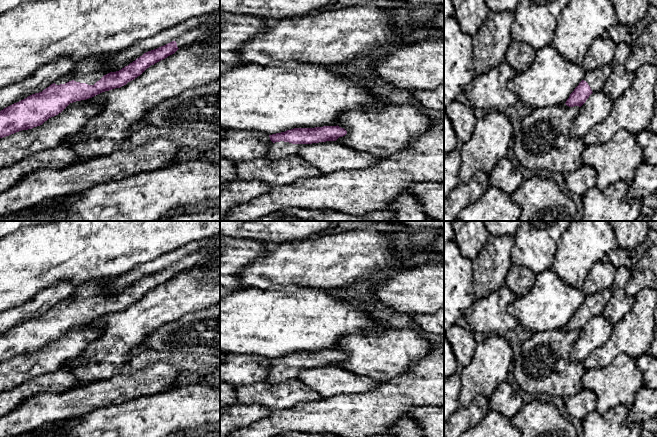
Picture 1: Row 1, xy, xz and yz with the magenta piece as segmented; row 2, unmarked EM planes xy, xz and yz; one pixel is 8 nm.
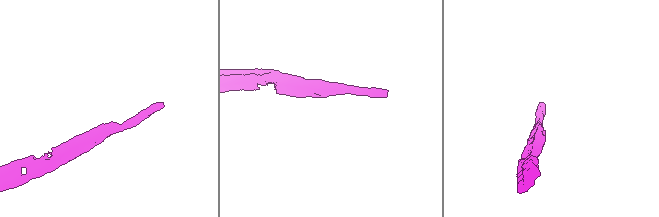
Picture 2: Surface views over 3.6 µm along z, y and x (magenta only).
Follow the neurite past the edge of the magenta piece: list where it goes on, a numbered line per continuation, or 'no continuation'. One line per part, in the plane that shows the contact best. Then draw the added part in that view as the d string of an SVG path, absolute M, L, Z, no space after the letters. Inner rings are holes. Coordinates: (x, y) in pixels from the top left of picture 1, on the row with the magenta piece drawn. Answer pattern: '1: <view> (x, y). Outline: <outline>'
1: xy (90, 70). Outline: M111 53L90 56L76 62L73 67L72 75L65 75L57 79L54 83L60 85L74 80L80 83L94 85L104 75L110 73L110 70L107 68L107 60L110 54Z

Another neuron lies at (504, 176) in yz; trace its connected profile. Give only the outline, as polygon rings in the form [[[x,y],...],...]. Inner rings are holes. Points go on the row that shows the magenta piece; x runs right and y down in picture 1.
[[[504,157],[489,173],[489,184],[508,195],[512,195],[524,181],[523,174]]]

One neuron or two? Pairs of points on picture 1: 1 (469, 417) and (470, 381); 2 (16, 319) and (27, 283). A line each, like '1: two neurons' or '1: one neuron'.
1: two neurons
2: two neurons

